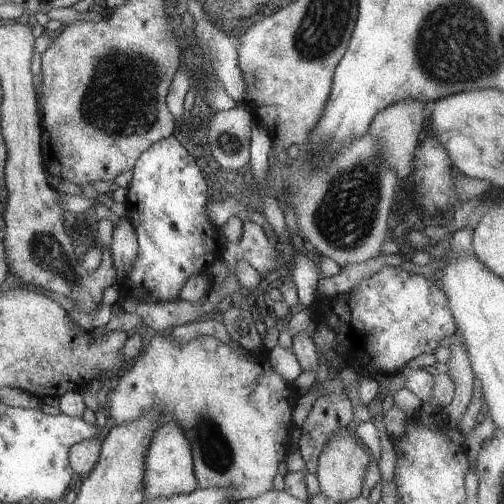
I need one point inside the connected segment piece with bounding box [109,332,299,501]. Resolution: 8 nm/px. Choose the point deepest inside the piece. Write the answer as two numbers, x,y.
234,410

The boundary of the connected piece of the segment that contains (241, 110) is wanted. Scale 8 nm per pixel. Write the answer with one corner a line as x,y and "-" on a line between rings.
237,104
230,109
224,108
222,111
215,110
210,117
207,130
205,130
207,144
211,146
211,156
227,171
242,170
243,166
250,162
249,127
252,126
252,121
255,120
255,116
241,104

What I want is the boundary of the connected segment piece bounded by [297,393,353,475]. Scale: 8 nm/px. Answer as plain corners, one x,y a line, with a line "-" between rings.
343,394
319,396
300,426
297,442
307,473
316,474
318,456
328,436
351,422
352,408

